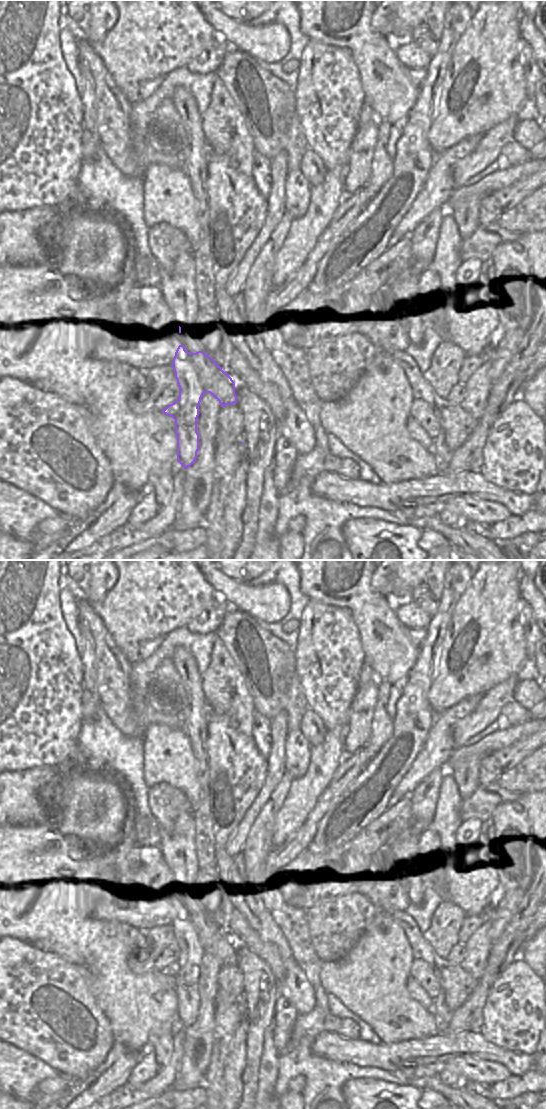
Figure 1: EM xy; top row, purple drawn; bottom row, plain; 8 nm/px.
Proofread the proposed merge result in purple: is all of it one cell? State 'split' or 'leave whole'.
split

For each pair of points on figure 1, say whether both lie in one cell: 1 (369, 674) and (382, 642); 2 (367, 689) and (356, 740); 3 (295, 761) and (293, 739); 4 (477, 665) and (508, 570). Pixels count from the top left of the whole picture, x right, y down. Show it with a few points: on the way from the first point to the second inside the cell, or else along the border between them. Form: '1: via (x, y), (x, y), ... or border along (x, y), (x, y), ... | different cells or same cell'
1: border along (367, 662), (378, 677) | different cells
2: via (364, 702), (357, 711), (357, 727) | same cell
3: via (295, 756), (295, 744) | same cell
4: via (485, 641), (486, 617), (493, 594) | same cell

